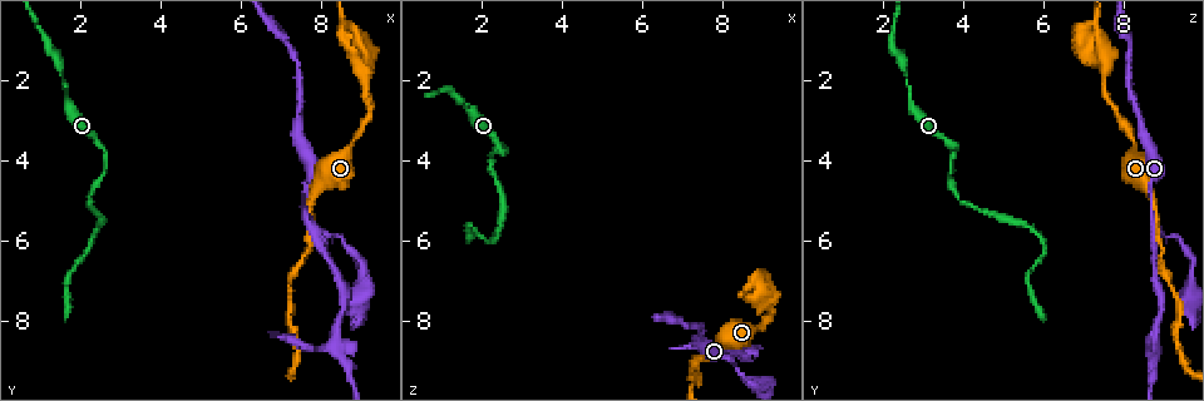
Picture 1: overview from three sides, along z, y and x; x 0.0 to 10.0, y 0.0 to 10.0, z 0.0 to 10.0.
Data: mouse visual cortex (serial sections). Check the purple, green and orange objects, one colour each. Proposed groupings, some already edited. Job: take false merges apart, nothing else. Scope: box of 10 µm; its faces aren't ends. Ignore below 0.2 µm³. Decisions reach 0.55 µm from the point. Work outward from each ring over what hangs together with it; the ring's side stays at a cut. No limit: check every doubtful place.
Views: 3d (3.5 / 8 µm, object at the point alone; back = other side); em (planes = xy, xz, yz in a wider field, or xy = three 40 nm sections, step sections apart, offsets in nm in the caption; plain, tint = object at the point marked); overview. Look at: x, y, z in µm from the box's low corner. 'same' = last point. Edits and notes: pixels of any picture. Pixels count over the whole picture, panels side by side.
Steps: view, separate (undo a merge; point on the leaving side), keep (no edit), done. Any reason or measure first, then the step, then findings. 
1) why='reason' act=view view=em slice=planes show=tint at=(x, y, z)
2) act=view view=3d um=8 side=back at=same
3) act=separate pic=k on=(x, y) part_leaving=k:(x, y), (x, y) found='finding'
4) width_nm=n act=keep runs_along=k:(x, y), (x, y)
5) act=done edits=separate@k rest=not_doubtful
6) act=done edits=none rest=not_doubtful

why='abrupt turn' act=view view=3d um=3.5 side=back at=(8.95, 1.40, 7.55)

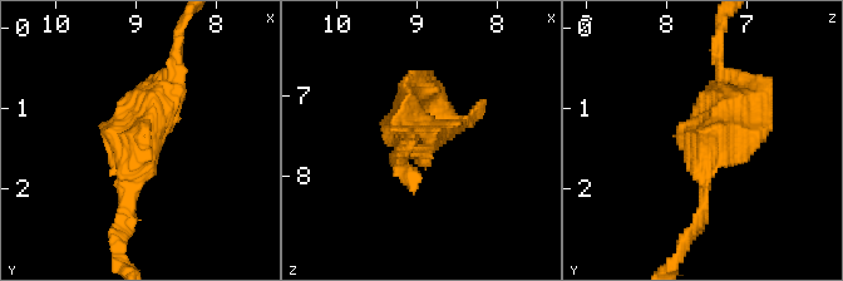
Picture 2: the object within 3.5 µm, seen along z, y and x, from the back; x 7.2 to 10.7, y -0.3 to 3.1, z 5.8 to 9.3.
act=view view=em slice=planes show=tint at=(8.95, 1.40, 7.50)

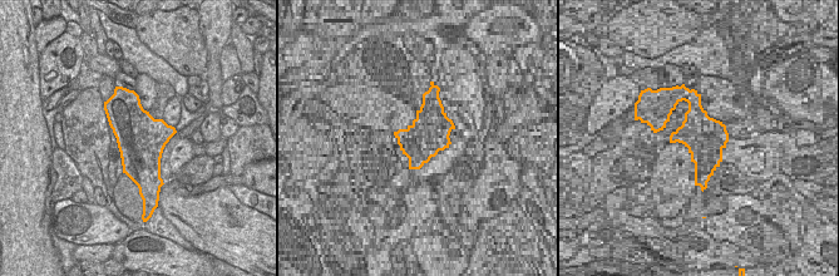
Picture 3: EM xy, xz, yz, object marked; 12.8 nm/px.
act=keep runs_along=2:(696, 218), (703, 137), (742, 126), (754, 95) found='one cell here'

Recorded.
act=view view=3d um=3.5 at=(7.85, 5.85, 8.75)

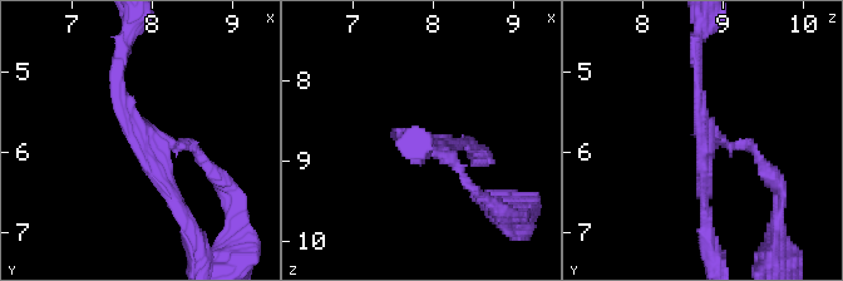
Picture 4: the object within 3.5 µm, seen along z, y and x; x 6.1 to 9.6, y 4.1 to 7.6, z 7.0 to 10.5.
arms=3 arm_widths_nm=100,150,150 act=view view=em slice=planes show=plain at=(7.80, 5.75, 8.80)

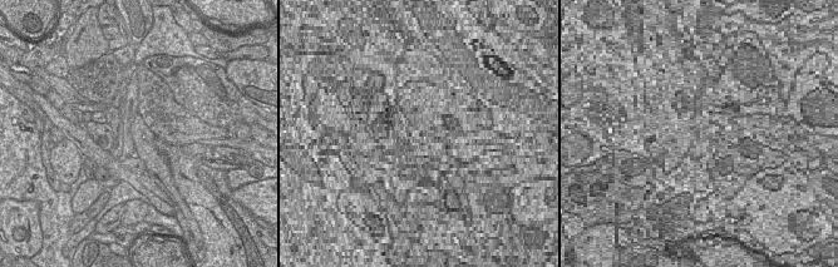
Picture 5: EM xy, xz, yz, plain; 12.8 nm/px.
why='with the object marked' act=view view=em slice=planes show=tint at=same

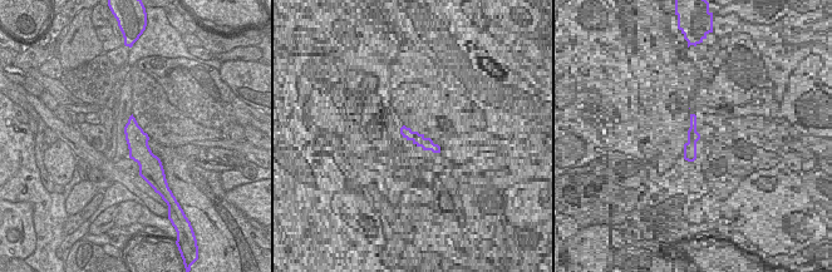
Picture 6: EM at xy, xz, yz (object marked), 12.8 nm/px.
act=keep runs_along=4:(121, 58), (128, 127), (197, 151) found='continuous, no second cell'

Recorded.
why='abrupt turn' act=view view=3d um=3.5 at=(8.35, 8.65, 8.80)

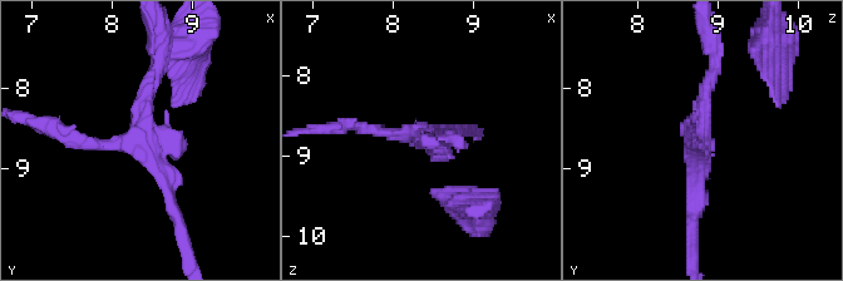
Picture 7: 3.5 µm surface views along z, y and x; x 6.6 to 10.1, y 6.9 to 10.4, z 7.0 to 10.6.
act=view view=em slice=xy step=3 show=tint at=(8.30, 8.60, 8.70)

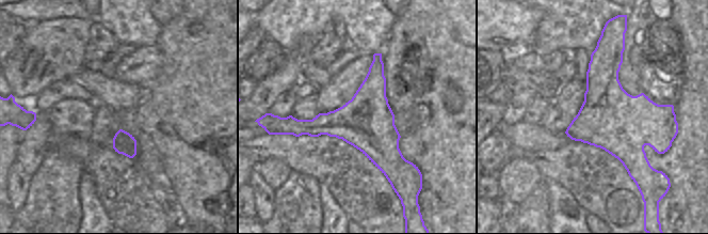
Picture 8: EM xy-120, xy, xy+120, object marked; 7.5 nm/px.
act=keep found='all the same cell'

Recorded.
act=done edits=none rest=not_doubtful

